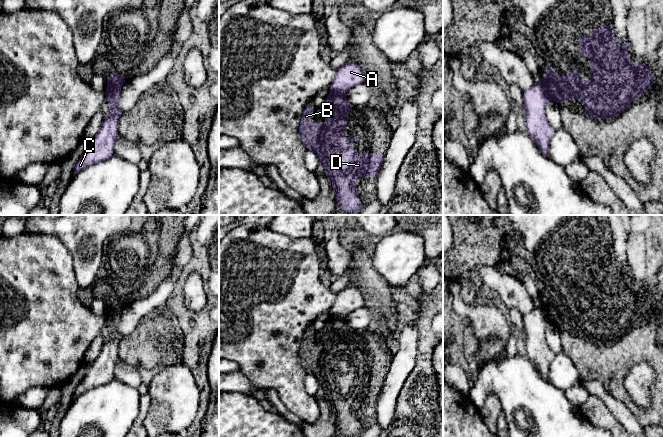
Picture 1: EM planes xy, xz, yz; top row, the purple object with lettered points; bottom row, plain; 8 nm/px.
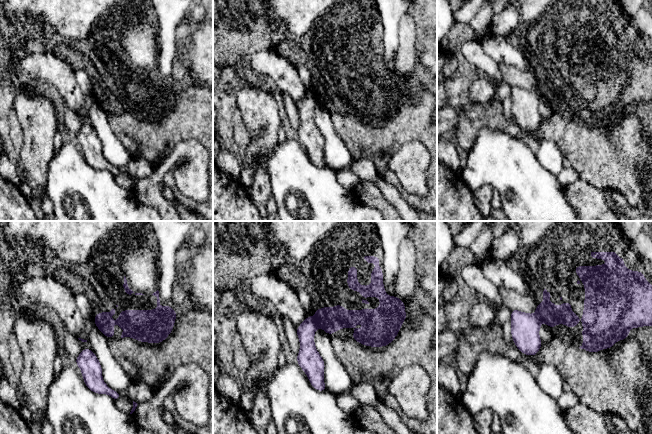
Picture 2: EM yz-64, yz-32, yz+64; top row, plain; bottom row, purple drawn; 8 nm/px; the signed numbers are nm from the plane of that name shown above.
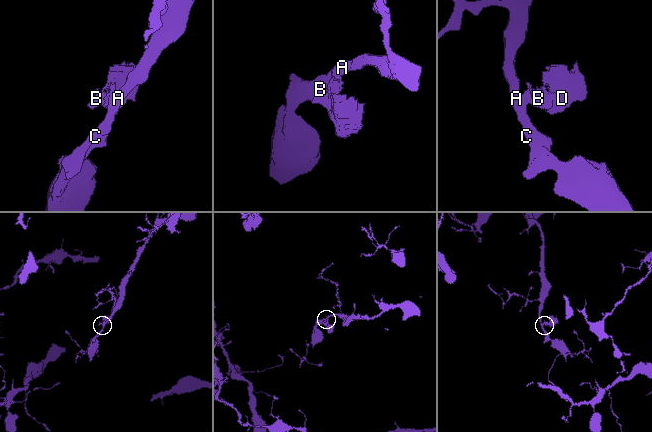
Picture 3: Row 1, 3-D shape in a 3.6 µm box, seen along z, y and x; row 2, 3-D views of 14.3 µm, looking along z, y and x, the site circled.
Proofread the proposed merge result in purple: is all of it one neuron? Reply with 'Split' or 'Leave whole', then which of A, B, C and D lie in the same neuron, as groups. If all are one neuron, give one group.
Split. Groups: A C / B D

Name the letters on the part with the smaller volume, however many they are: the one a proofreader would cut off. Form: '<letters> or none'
B, D

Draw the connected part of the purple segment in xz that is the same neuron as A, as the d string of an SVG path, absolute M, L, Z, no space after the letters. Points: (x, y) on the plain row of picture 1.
M348 286L337 293L336 300L329 310L329 314L334 318L344 317L365 305L365 299L361 291L353 286Z

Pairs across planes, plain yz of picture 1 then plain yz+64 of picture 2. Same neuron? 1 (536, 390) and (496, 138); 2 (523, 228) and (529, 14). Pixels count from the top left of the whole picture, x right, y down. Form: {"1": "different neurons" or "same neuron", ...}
{"1": "same neuron", "2": "same neuron"}

